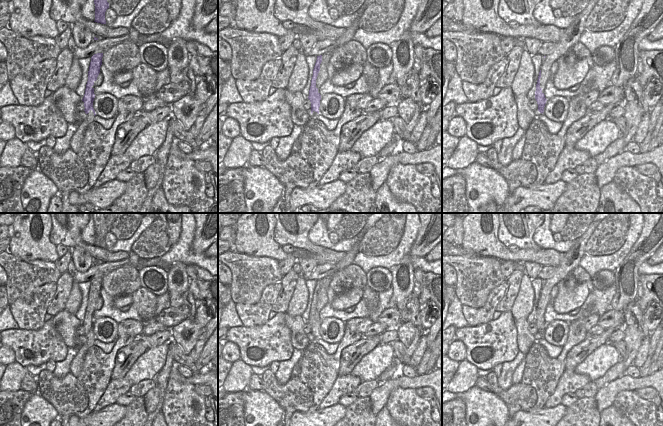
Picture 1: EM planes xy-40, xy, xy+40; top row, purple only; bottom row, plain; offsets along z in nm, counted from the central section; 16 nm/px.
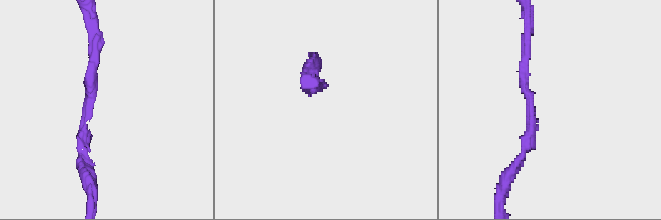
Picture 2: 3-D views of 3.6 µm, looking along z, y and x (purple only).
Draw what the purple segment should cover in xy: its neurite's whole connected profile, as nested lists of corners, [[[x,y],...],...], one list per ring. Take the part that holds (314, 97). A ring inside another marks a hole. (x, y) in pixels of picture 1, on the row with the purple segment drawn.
[[[322,55],[317,56],[317,60],[313,69],[313,76],[312,76],[311,86],[309,90],[309,96],[308,96],[308,99],[311,102],[311,114],[314,111],[319,114],[321,95],[318,92],[318,88],[316,87],[316,79],[320,71],[321,62],[322,62]]]

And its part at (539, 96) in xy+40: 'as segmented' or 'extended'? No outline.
as segmented

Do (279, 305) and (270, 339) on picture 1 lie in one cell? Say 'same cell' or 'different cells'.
different cells

